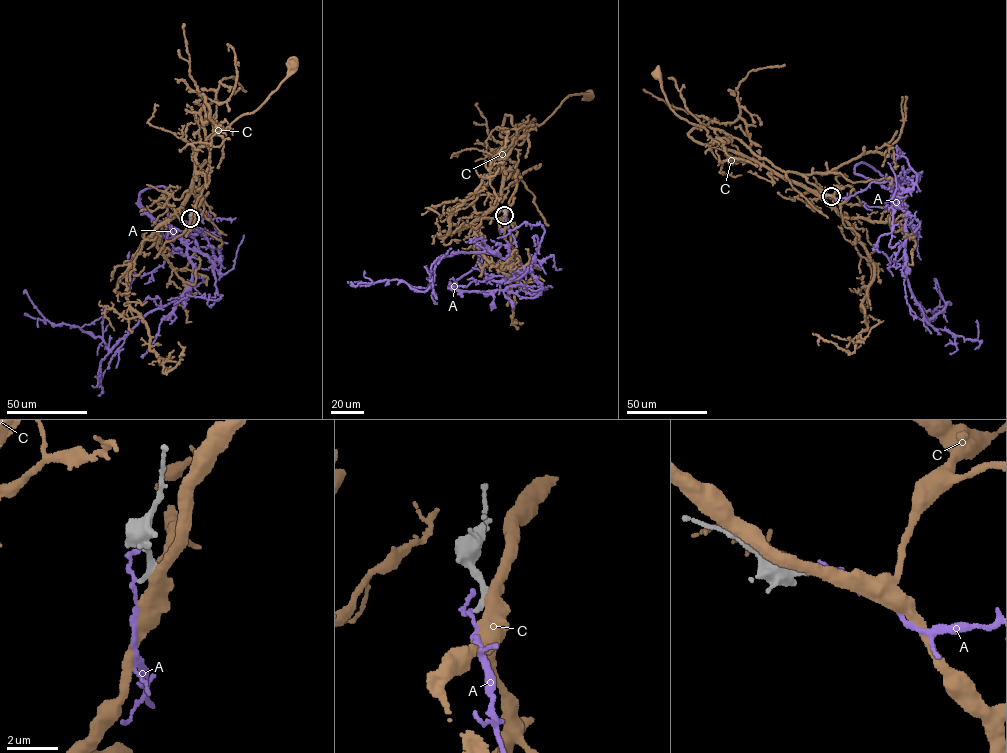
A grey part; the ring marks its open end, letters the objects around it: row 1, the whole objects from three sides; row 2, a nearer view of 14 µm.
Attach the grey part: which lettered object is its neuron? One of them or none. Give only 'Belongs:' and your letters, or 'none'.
Belongs: none

